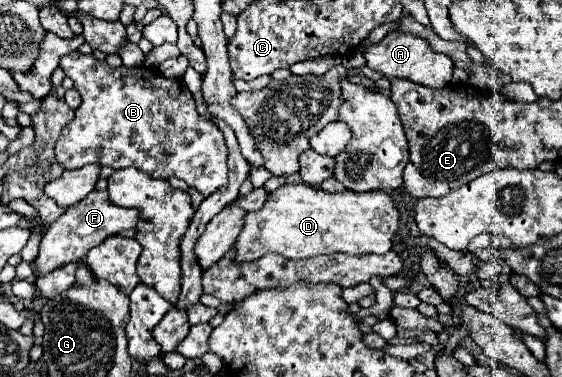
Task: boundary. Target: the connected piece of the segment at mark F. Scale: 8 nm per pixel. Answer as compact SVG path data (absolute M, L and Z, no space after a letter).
M93 190L91 196L83 198L79 204L73 204L53 224L49 224L49 228L45 230L45 234L41 238L39 256L33 266L39 274L47 274L69 262L79 262L87 256L87 252L93 246L99 246L105 238L109 238L121 230L135 228L137 220L139 220L139 210L111 204L105 190Z

